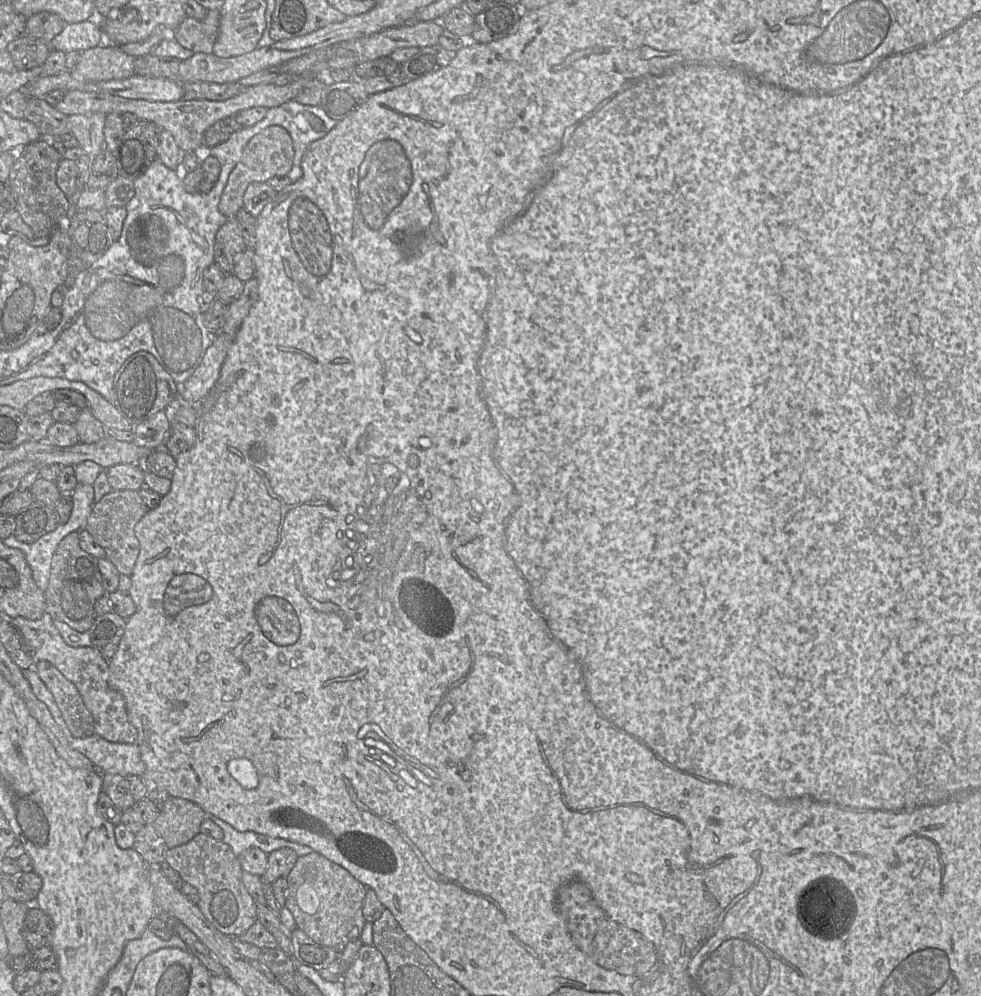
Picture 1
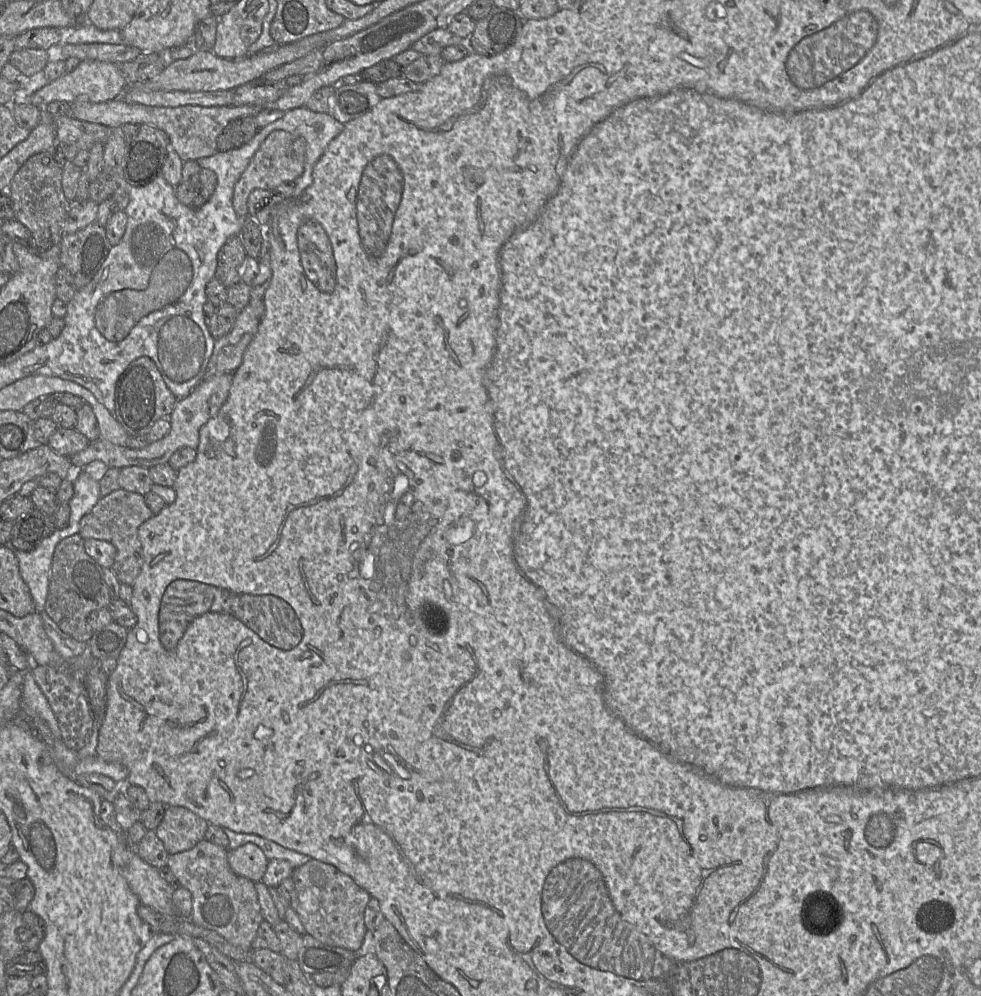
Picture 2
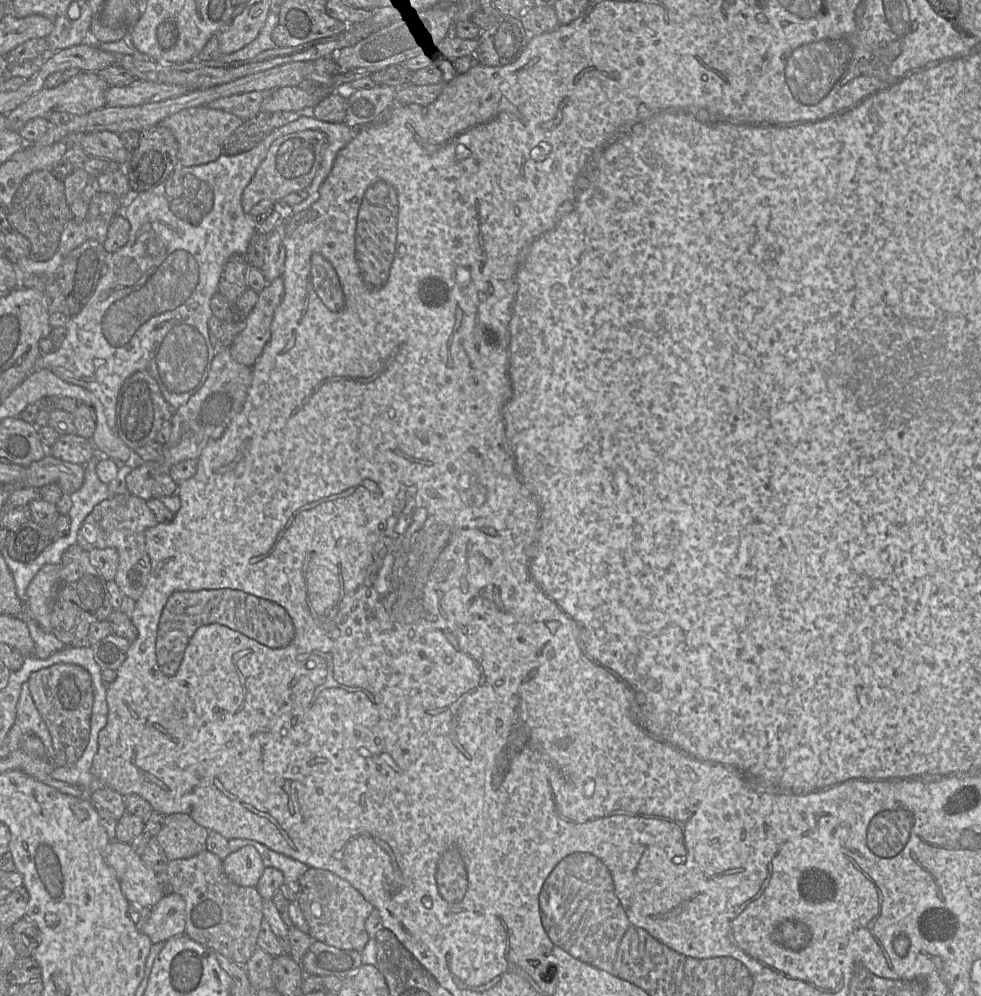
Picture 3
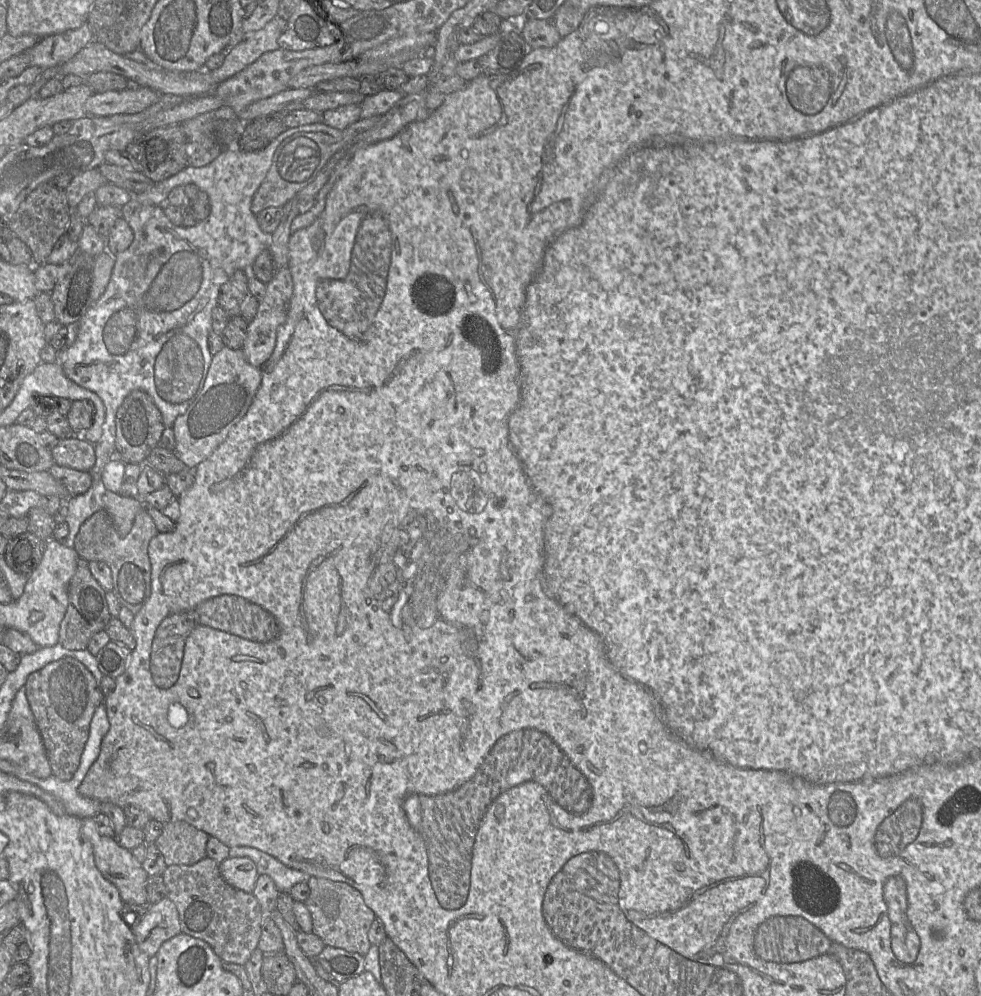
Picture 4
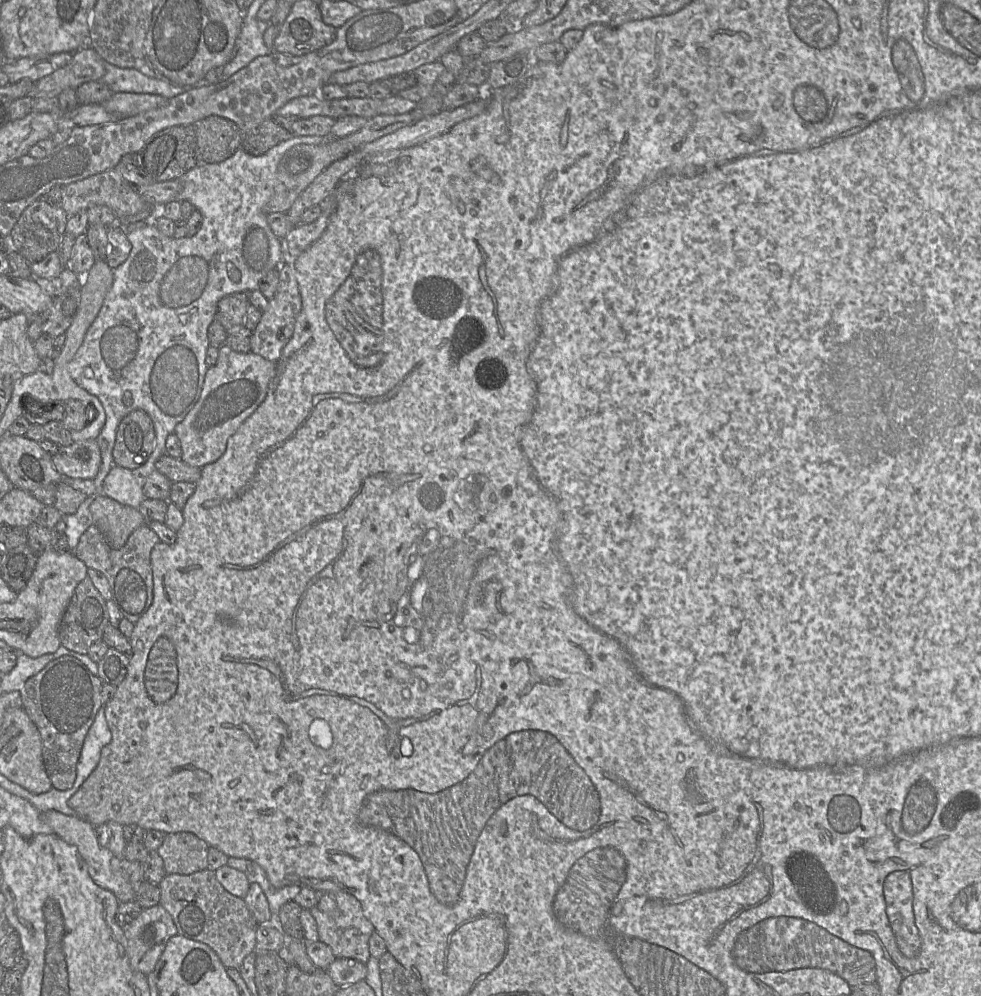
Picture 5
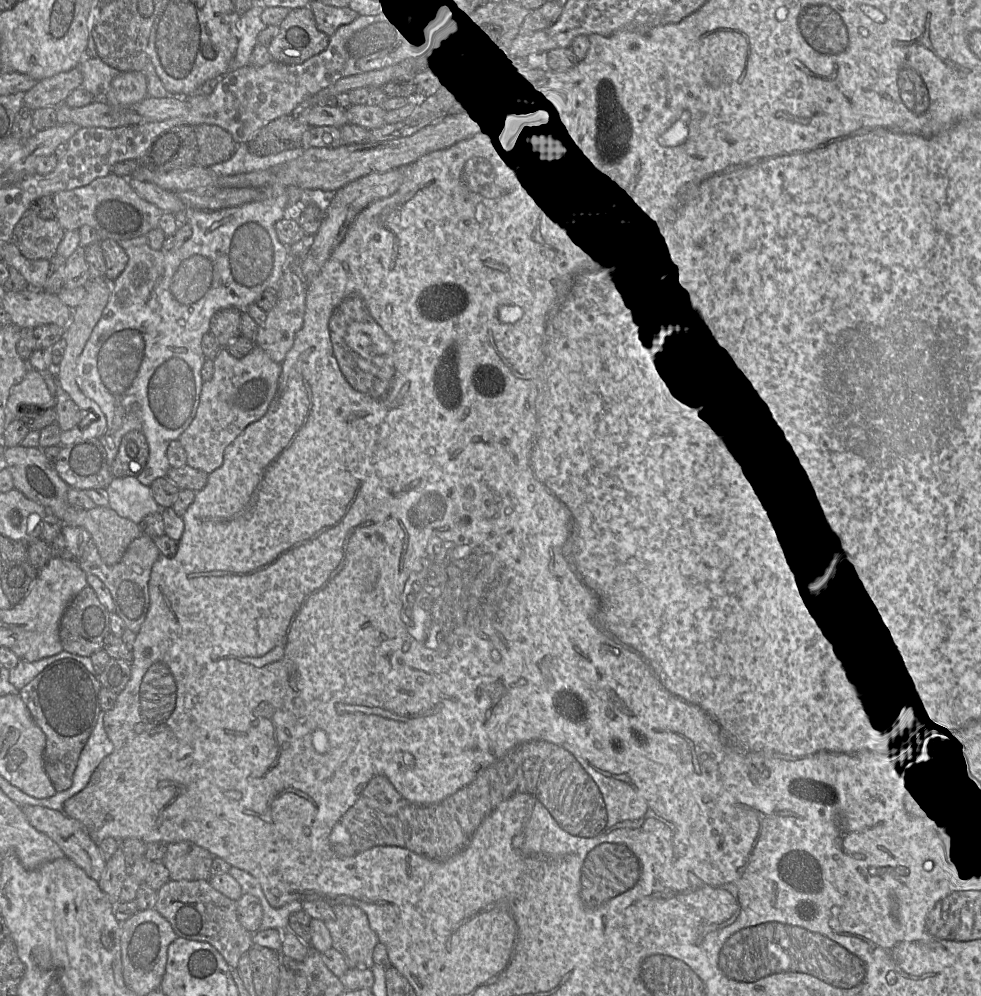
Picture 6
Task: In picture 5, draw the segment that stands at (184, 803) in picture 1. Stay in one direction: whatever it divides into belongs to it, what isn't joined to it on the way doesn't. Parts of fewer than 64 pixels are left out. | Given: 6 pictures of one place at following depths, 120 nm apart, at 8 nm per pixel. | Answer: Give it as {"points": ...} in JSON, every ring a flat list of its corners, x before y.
{"points":[[192,832,165,835,158,854,164,862,166,874,192,874,209,868,209,845]]}

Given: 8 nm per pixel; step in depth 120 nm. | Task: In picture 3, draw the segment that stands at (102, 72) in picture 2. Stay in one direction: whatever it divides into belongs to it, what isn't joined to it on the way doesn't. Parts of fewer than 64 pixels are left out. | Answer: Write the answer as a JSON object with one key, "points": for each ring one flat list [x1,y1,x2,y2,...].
{"points":[[80,71,68,81,62,82,55,88,42,88,40,92,30,97,16,109,6,115,7,126,10,130,19,132,31,119,46,118,54,112,66,112,71,116,82,116,97,109,103,108,105,103,105,93,109,85,101,79,95,72]]}

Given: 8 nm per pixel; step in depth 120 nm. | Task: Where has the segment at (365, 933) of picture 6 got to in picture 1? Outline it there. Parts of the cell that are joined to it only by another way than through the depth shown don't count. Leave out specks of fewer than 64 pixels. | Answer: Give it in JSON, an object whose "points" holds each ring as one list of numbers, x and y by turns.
{"points":[[313,851,298,857,286,879,285,907,292,913,297,927,314,942,341,954,349,942,360,938,366,922,363,903,368,888,347,870]]}

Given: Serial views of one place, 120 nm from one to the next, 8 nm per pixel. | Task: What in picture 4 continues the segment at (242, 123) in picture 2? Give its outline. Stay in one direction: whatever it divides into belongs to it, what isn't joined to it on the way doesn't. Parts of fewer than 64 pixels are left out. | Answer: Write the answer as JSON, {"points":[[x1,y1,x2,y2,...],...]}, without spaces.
{"points":[[274,112,244,122,237,150,243,153,254,153,266,148,288,129,284,123,284,117,287,113,289,112]]}

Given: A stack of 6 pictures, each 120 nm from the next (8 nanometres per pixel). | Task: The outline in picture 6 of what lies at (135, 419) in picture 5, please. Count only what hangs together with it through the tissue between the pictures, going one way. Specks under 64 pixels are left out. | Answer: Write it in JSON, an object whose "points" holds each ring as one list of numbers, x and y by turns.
{"points":[[140,431,126,433,119,445,111,466,114,477,137,477,145,468,149,457,149,446,145,435]]}

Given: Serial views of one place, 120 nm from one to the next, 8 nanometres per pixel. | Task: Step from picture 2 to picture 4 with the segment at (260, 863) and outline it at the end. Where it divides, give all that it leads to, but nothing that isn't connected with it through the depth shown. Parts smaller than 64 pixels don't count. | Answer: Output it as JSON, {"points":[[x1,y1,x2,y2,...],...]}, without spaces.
{"points":[[247,857,227,858,219,864,224,880,232,887,252,893,258,879,256,864]]}

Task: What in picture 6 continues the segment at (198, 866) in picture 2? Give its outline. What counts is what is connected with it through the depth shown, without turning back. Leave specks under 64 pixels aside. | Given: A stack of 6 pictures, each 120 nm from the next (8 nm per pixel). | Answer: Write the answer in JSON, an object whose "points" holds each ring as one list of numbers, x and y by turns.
{"points":[[209,880,168,881,158,890,154,908,171,924,177,937,211,944,231,968,237,968,240,957,247,954,254,945,253,933,247,931,239,922,236,901,214,889]]}

